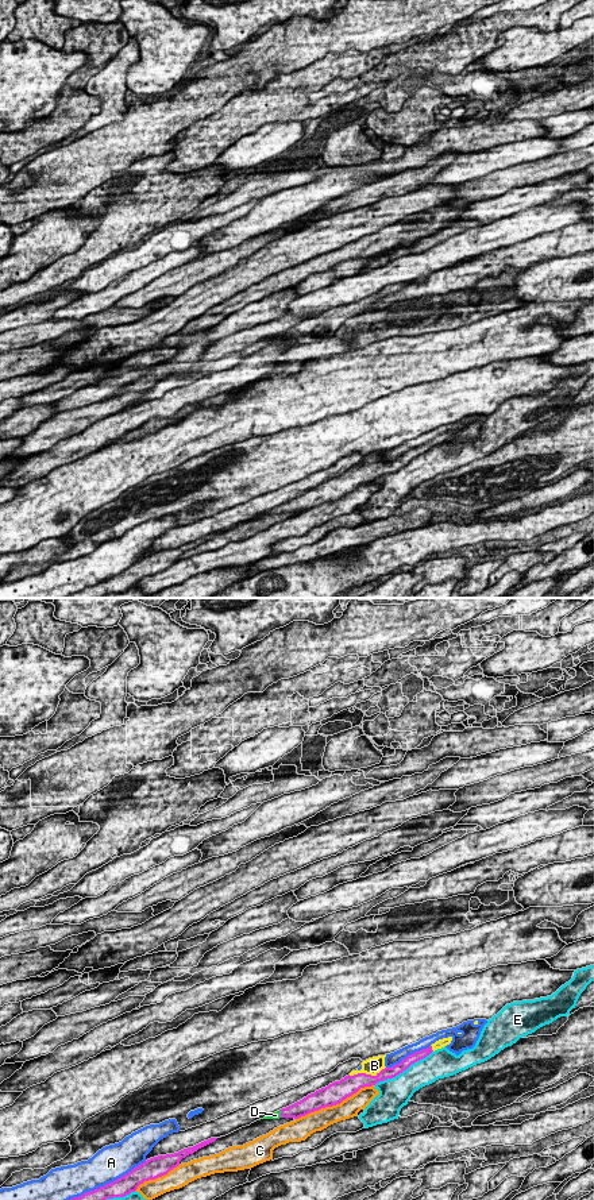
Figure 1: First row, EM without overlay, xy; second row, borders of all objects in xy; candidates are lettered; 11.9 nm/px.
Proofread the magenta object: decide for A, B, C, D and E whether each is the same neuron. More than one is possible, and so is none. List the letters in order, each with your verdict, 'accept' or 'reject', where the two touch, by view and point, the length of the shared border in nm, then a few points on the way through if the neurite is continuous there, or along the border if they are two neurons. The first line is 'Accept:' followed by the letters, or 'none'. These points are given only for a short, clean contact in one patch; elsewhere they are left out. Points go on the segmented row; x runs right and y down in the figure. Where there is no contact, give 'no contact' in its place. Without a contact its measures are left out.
Accept: B, D
A: reject; meets magenta in xy at (408, 1056); contact 600 nm long
B: accept; meets magenta in xy at (366, 1075); contact 460 nm long
C: reject; meets magenta in xy at (335, 1104); contact 1050 nm long
D: accept; meets magenta in xy at (281, 1114); contact 100 nm long
E: reject; meets magenta in xy at (402, 1071); contact 800 nm long

